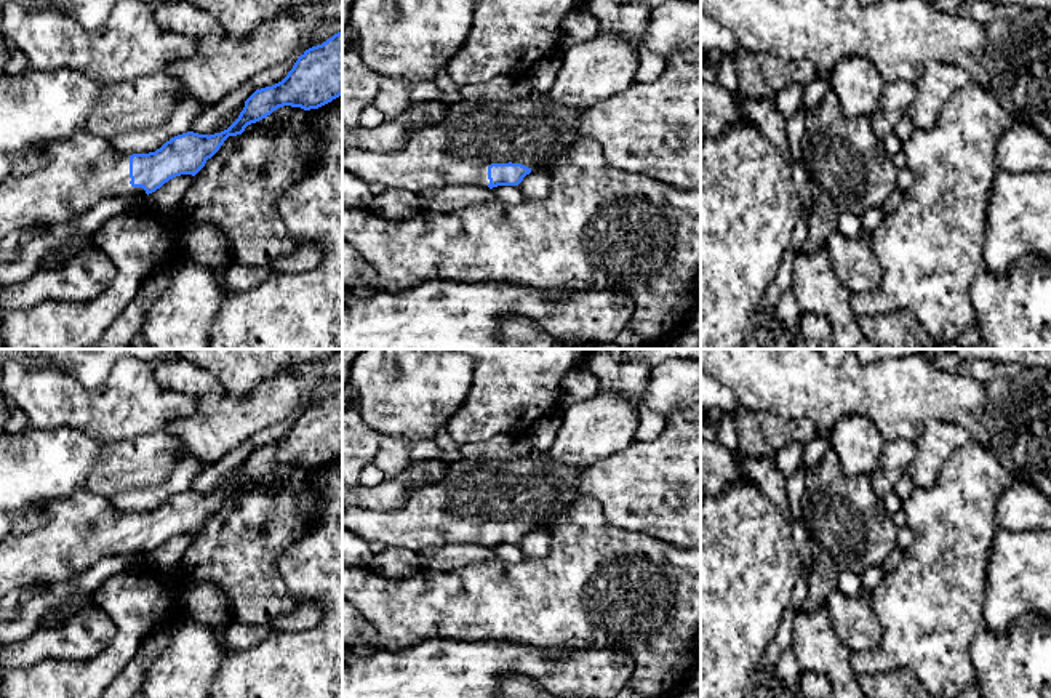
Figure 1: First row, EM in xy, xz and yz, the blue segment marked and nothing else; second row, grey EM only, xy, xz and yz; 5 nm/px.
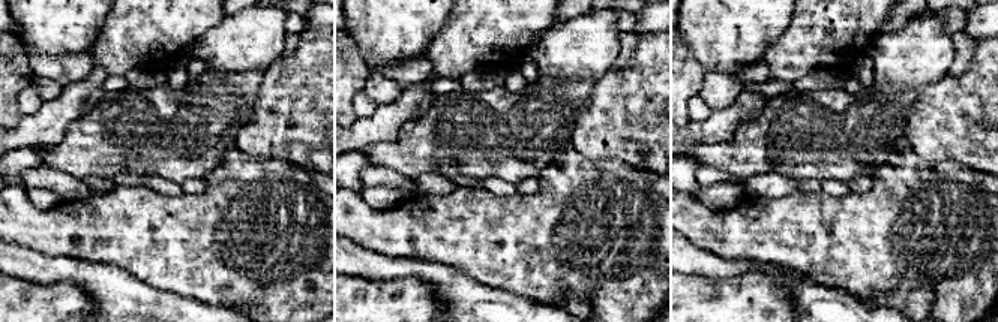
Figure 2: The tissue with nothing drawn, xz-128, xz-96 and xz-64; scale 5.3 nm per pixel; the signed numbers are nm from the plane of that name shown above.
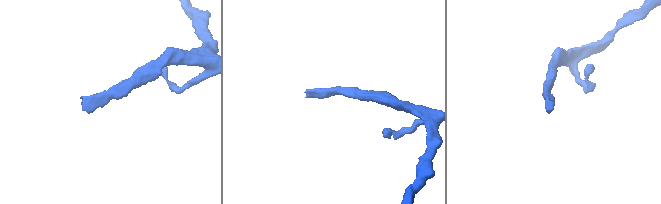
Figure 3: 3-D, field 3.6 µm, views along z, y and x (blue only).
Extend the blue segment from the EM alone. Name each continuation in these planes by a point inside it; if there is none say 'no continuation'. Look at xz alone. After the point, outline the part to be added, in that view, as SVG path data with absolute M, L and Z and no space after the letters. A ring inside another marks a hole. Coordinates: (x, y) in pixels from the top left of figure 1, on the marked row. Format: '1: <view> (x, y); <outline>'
1: xz (456, 152); M520 98L514 101L493 101L488 107L485 101L466 99L454 106L448 106L446 117L440 125L421 126L414 131L400 150L392 152L366 152L362 149L349 149L342 152L342 170L358 176L366 184L381 183L390 189L405 189L419 194L424 189L443 186L478 186L488 187L488 166L491 163L522 163L531 170L549 170L565 150L568 150L579 138L579 123L585 110L557 104L539 102L534 98Z

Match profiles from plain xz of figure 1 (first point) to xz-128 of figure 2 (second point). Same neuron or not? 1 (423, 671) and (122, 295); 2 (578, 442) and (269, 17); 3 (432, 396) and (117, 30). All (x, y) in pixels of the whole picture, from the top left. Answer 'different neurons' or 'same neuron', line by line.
1: different neurons
2: same neuron
3: different neurons

